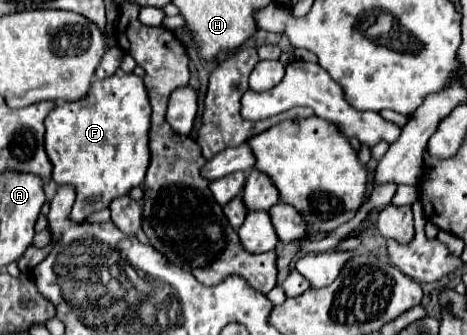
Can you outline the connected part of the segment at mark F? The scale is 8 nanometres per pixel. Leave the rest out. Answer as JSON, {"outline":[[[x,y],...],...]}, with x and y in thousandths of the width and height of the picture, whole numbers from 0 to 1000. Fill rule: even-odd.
{"outline":[[[285,218],[208,236],[178,296],[122,313],[105,337],[96,451],[113,487],[113,540],[122,552],[152,546],[165,564],[152,660],[173,666],[186,642],[233,618],[242,594],[306,546],[319,499],[319,349],[315,266],[306,236]]]}

